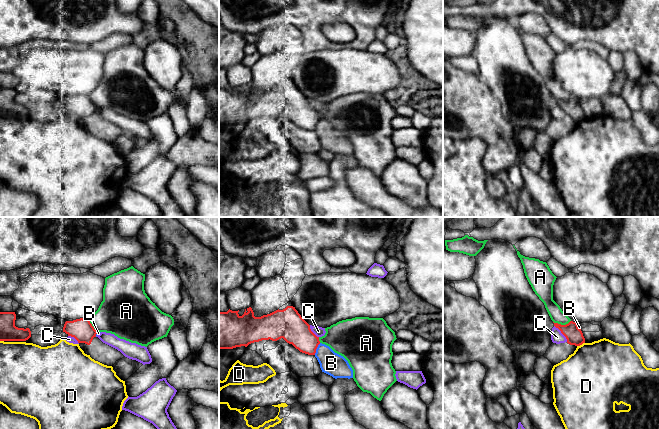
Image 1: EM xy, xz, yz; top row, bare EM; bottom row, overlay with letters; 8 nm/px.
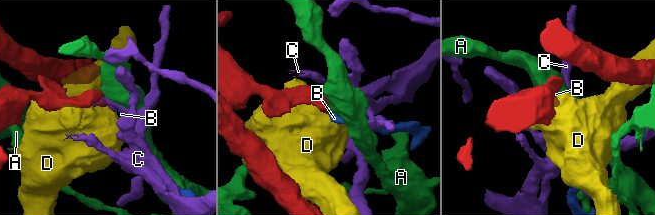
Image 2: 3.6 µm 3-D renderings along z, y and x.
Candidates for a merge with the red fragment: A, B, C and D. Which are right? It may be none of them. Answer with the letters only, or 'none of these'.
none of these

